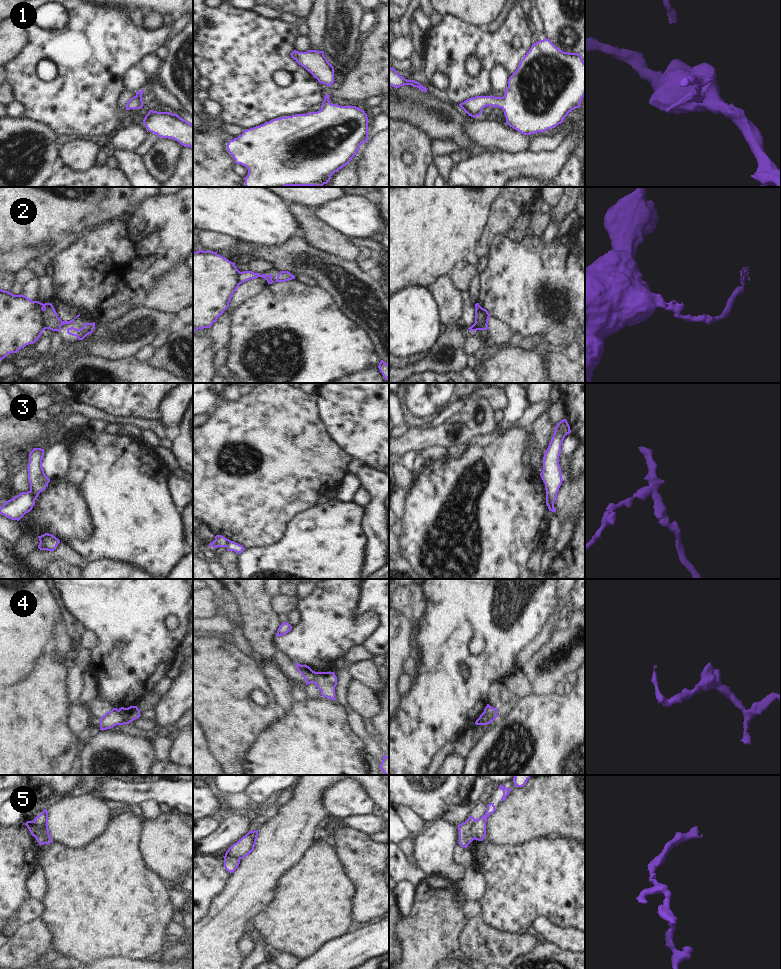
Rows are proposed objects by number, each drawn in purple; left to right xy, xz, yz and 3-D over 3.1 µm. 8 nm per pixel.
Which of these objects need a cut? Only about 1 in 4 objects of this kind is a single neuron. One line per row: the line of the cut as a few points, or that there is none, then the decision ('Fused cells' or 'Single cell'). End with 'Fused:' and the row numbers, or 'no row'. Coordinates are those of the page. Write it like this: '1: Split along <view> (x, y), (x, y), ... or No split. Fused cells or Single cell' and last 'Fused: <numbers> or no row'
1: No split. Single cell
2: Split along yz (476, 307), (479, 307), (484, 314), (484, 324), (480, 328). Fused cells
3: Split along xy (29, 491), (35, 499). Fused cells
4: Split along xy (118, 710), (125, 723). Fused cells
5: Split along yz (475, 820), (471, 826), (473, 838). Fused cells
Fused: 2, 3, 4, 5.

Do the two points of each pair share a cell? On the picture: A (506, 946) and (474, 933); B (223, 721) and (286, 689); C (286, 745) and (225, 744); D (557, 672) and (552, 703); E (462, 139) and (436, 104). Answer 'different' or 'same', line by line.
A: same
B: different
C: different
D: different
E: same

